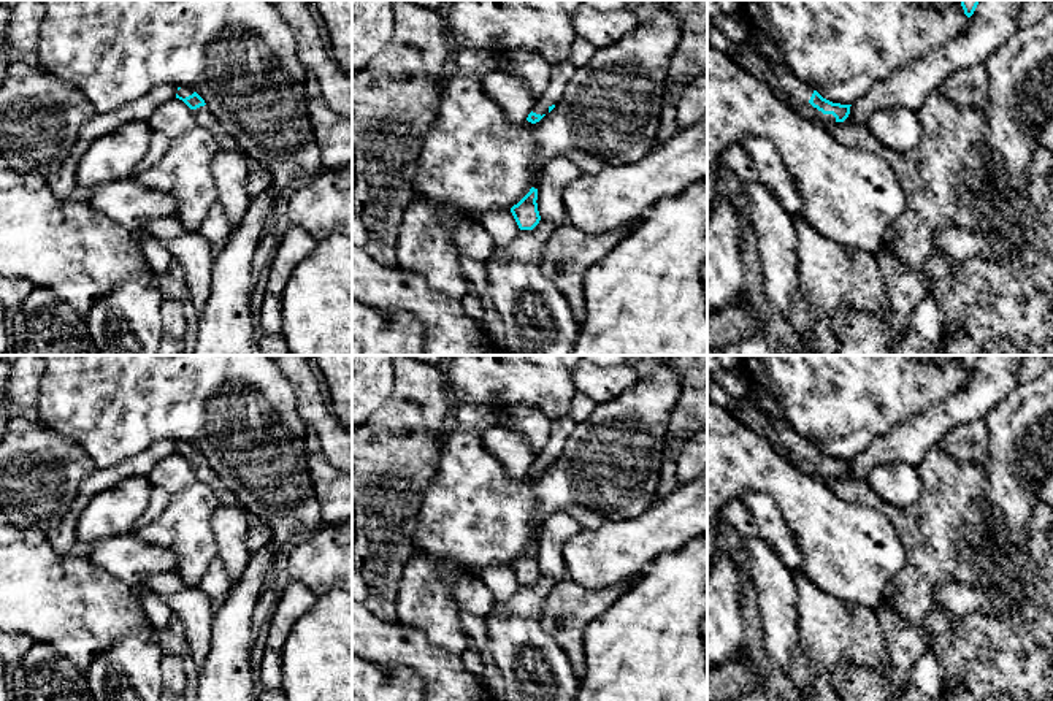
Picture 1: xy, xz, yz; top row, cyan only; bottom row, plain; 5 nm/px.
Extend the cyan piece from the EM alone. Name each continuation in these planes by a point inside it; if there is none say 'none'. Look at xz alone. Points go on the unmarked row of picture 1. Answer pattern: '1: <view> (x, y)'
1: xz (560, 429)

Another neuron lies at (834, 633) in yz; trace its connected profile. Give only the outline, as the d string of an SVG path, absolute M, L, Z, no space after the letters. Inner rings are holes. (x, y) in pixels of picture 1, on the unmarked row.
M793 573L801 644L826 676L856 665L888 671L888 650L874 609L825 593L806 573Z

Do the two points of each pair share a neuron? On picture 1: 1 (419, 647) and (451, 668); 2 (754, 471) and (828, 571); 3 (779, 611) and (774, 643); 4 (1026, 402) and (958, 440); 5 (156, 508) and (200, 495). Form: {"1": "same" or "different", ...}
{"1": "same", "2": "same", "3": "same", "4": "different", "5": "different"}

